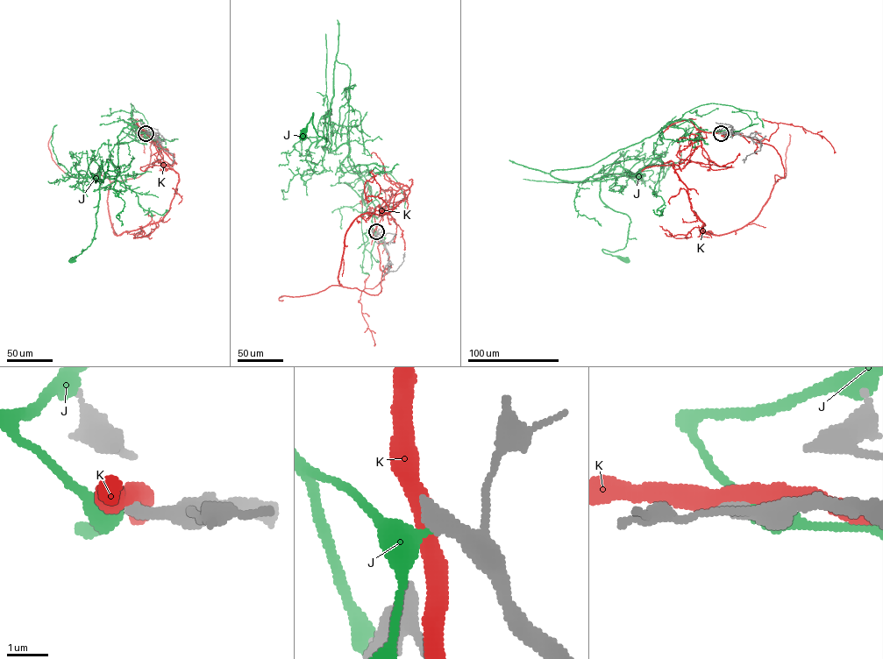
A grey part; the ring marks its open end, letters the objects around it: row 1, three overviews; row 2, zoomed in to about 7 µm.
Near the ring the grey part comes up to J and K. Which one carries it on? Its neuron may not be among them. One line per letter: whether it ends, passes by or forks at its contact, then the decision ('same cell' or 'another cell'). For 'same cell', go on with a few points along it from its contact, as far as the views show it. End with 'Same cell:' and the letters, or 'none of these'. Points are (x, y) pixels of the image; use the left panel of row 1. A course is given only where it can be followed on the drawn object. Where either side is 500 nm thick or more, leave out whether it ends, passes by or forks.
J: it ends | another cell
K: it passes by | another cell
Same cell: none of these

